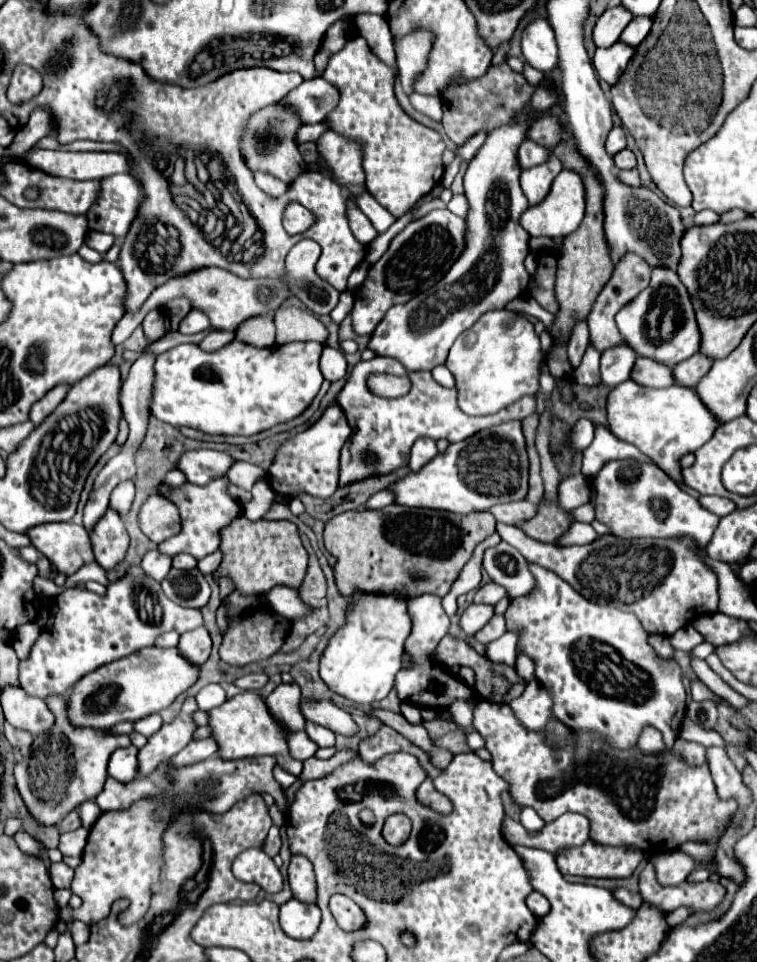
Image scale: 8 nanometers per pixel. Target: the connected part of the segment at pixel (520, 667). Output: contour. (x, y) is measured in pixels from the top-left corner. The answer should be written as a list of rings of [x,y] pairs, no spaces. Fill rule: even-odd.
[[[518,654],[515,667],[518,675],[527,682],[535,678],[535,663],[525,654]]]

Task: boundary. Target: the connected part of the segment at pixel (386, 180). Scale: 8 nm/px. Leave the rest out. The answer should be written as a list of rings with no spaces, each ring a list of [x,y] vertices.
[[[360,35],[350,37],[346,47],[330,57],[324,79],[334,83],[340,91],[340,103],[326,119],[330,129],[346,133],[346,137],[354,137],[364,143],[364,171],[368,191],[394,217],[402,217],[408,207],[420,197],[428,195],[428,191],[438,185],[444,175],[442,153],[446,145],[440,133],[404,113],[394,95],[394,69],[382,63]]]

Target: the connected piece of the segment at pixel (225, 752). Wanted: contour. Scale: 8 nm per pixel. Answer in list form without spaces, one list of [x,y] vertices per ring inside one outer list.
[[[254,691],[238,693],[236,697],[228,699],[220,707],[212,709],[210,711],[210,725],[214,729],[214,739],[220,745],[218,757],[222,757],[222,759],[242,759],[242,757],[254,757],[254,755],[274,755],[277,763],[284,770],[296,777],[301,774],[303,763],[292,759],[289,755],[288,729],[282,727],[274,719],[274,715],[266,707],[266,701],[258,693],[254,693]]]

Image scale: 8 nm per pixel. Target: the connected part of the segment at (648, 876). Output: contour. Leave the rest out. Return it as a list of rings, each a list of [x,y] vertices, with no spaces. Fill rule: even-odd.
[[[650,861],[642,869],[638,883],[640,883],[638,887],[640,887],[640,895],[644,897],[644,901],[658,905],[666,913],[670,913],[682,905],[692,907],[694,911],[710,911],[724,897],[724,887],[720,883],[712,883],[712,881],[702,881],[702,883],[682,881],[680,885],[662,887],[656,881],[654,865]]]

